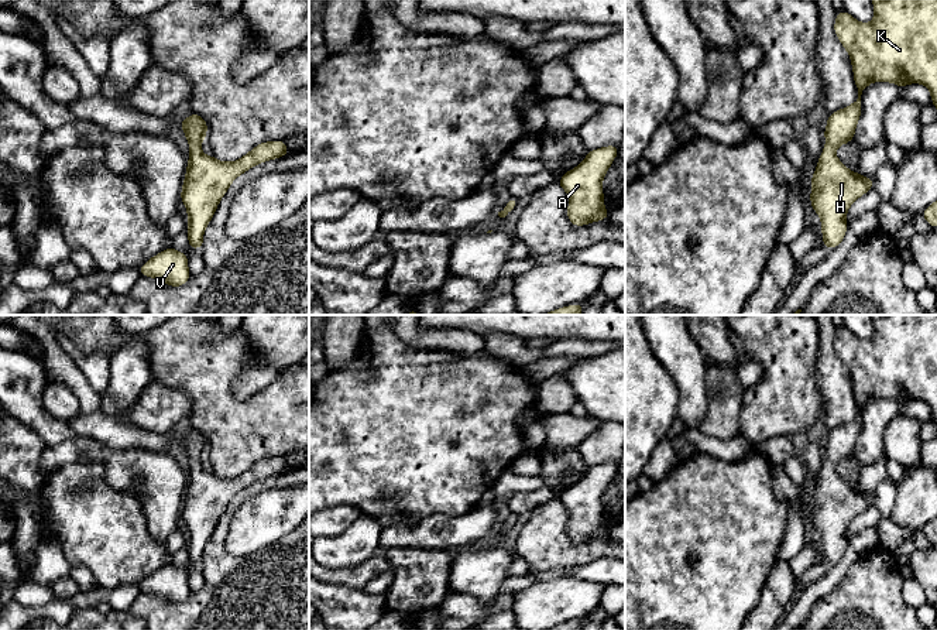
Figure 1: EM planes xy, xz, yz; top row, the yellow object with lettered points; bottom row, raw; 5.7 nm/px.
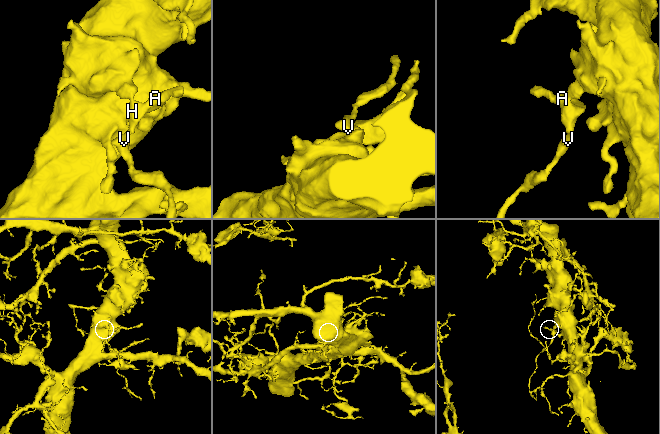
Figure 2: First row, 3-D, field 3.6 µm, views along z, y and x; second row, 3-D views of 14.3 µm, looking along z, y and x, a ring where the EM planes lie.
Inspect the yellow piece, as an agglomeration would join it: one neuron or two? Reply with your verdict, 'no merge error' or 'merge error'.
no merge error

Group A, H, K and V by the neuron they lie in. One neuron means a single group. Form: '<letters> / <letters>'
A H K V

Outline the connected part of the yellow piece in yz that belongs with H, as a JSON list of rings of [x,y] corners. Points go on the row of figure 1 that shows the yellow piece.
[[[872,0],[872,4],[875,17],[868,24],[857,21],[847,11],[837,13],[834,23],[834,32],[851,58],[858,99],[830,113],[824,130],[826,147],[811,177],[810,202],[820,216],[827,249],[841,244],[848,227],[845,215],[850,206],[873,188],[873,179],[852,172],[835,155],[840,145],[854,141],[864,89],[872,82],[890,82],[899,88],[921,83],[930,89],[931,103],[937,107],[937,0]]]

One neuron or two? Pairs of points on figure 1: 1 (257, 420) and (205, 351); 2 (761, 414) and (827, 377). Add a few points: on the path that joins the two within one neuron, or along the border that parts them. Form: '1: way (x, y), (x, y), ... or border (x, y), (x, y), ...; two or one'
1: way (237, 411), (208, 382), (205, 370); one
2: border (817, 349), (816, 384), (823, 397), (823, 415); two

